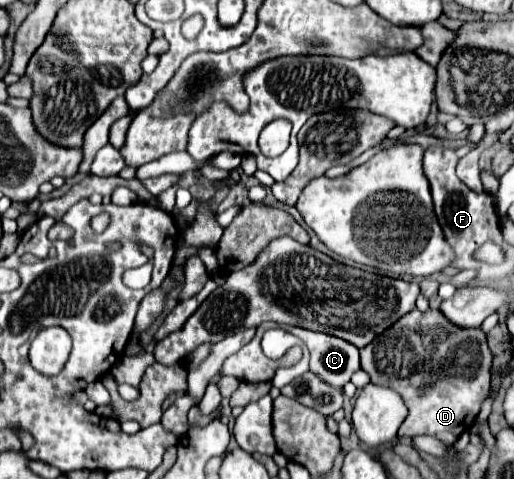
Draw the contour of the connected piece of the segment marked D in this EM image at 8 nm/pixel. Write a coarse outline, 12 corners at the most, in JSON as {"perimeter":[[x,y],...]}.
{"perimeter":[[412,310],[360,350],[400,438],[452,446],[490,394],[480,328]]}

